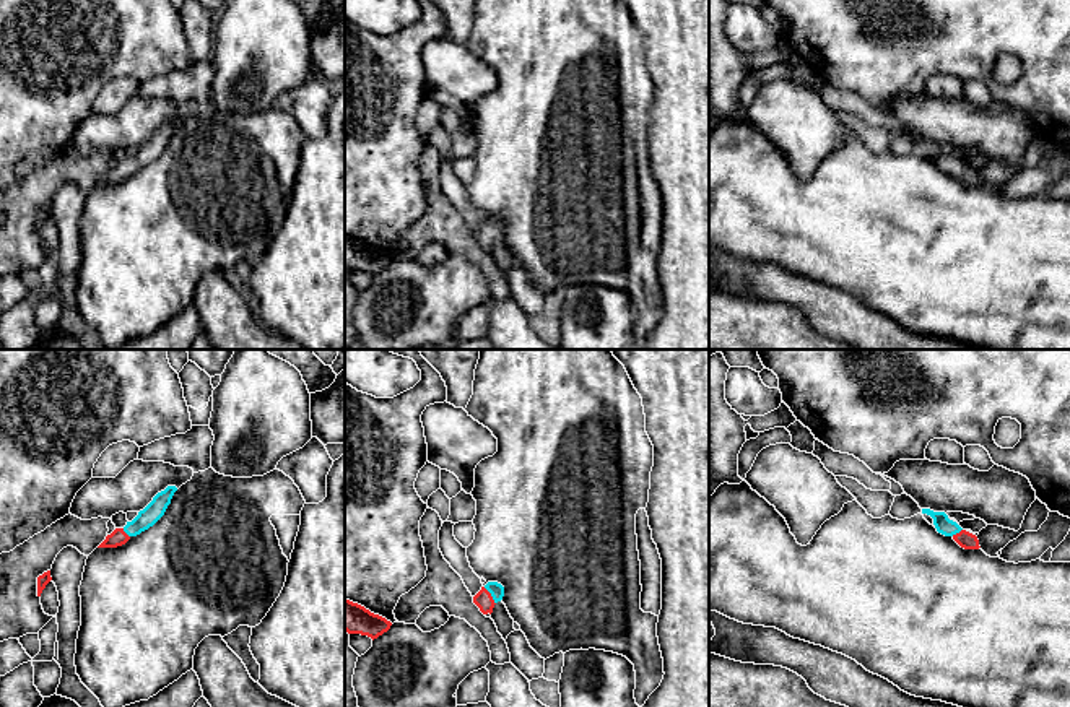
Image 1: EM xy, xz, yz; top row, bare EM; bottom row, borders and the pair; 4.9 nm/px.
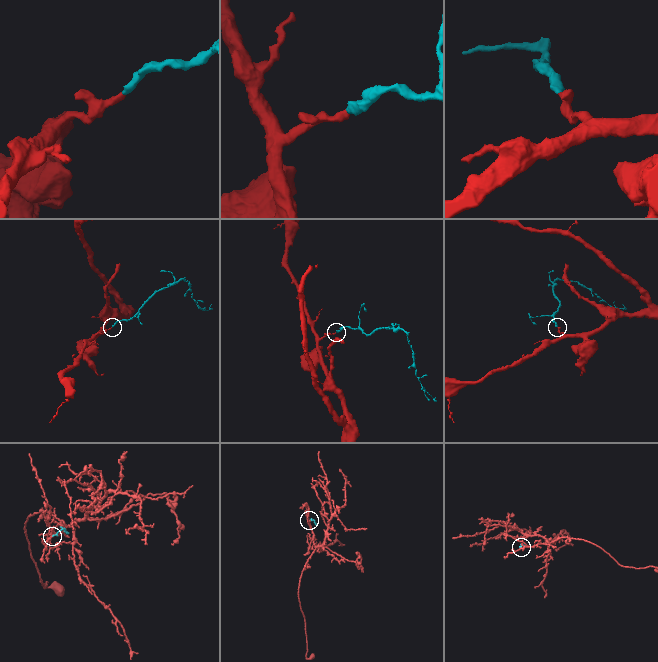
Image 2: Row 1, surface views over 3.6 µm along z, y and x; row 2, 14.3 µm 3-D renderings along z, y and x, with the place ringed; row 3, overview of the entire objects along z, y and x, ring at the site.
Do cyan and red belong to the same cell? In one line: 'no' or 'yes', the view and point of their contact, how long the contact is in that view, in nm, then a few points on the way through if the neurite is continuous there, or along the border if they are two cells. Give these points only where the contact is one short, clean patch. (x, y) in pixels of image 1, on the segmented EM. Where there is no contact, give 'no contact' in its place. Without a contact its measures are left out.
yes; contact xz (491, 595); length 110 nm; way xz (496, 590), (491, 595), (483, 600)

